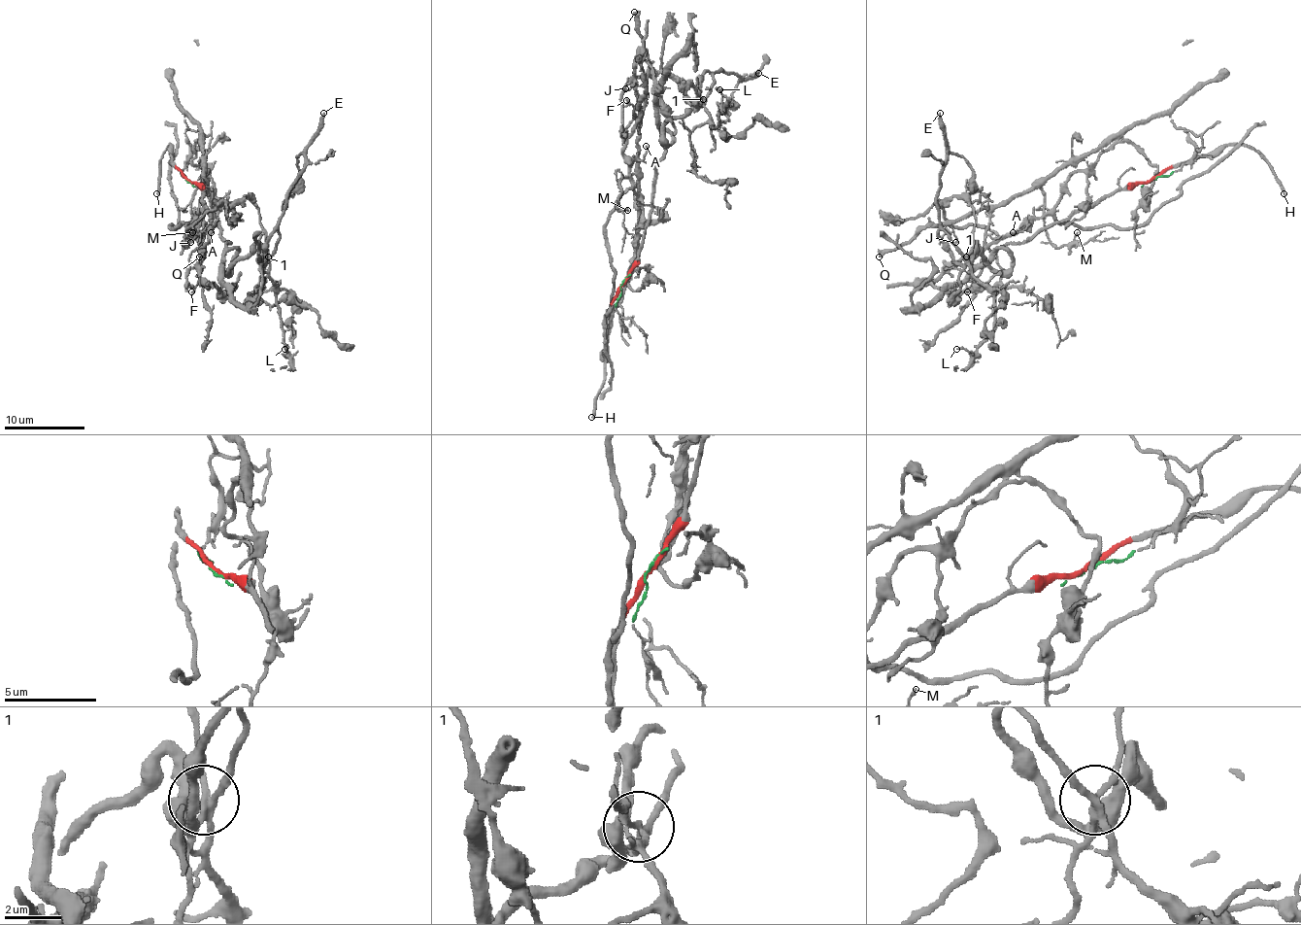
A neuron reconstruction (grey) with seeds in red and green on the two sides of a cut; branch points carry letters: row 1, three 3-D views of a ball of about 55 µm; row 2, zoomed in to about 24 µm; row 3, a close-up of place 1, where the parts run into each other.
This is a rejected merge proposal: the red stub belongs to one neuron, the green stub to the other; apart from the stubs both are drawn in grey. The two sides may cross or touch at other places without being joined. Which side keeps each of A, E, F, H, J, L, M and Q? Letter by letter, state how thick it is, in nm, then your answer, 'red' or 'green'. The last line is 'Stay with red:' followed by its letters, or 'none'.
A: calibre 140 nm; green
E: calibre 300 nm; red
F: calibre 80 nm; green
H: calibre 220 nm; red
J: calibre 90 nm; green
L: calibre 120 nm; red
M: calibre 130 nm; green
Q: calibre 550 nm; green
Stay with red: E, H, L

